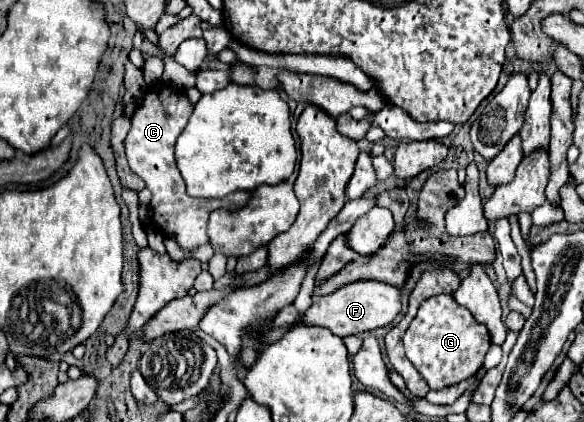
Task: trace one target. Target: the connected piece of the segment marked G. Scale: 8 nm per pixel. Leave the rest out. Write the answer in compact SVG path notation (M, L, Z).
M441 294L425 300L417 316L403 336L407 360L417 368L431 390L441 390L459 384L477 374L491 346L489 332L479 324L467 308L457 306L451 294Z

